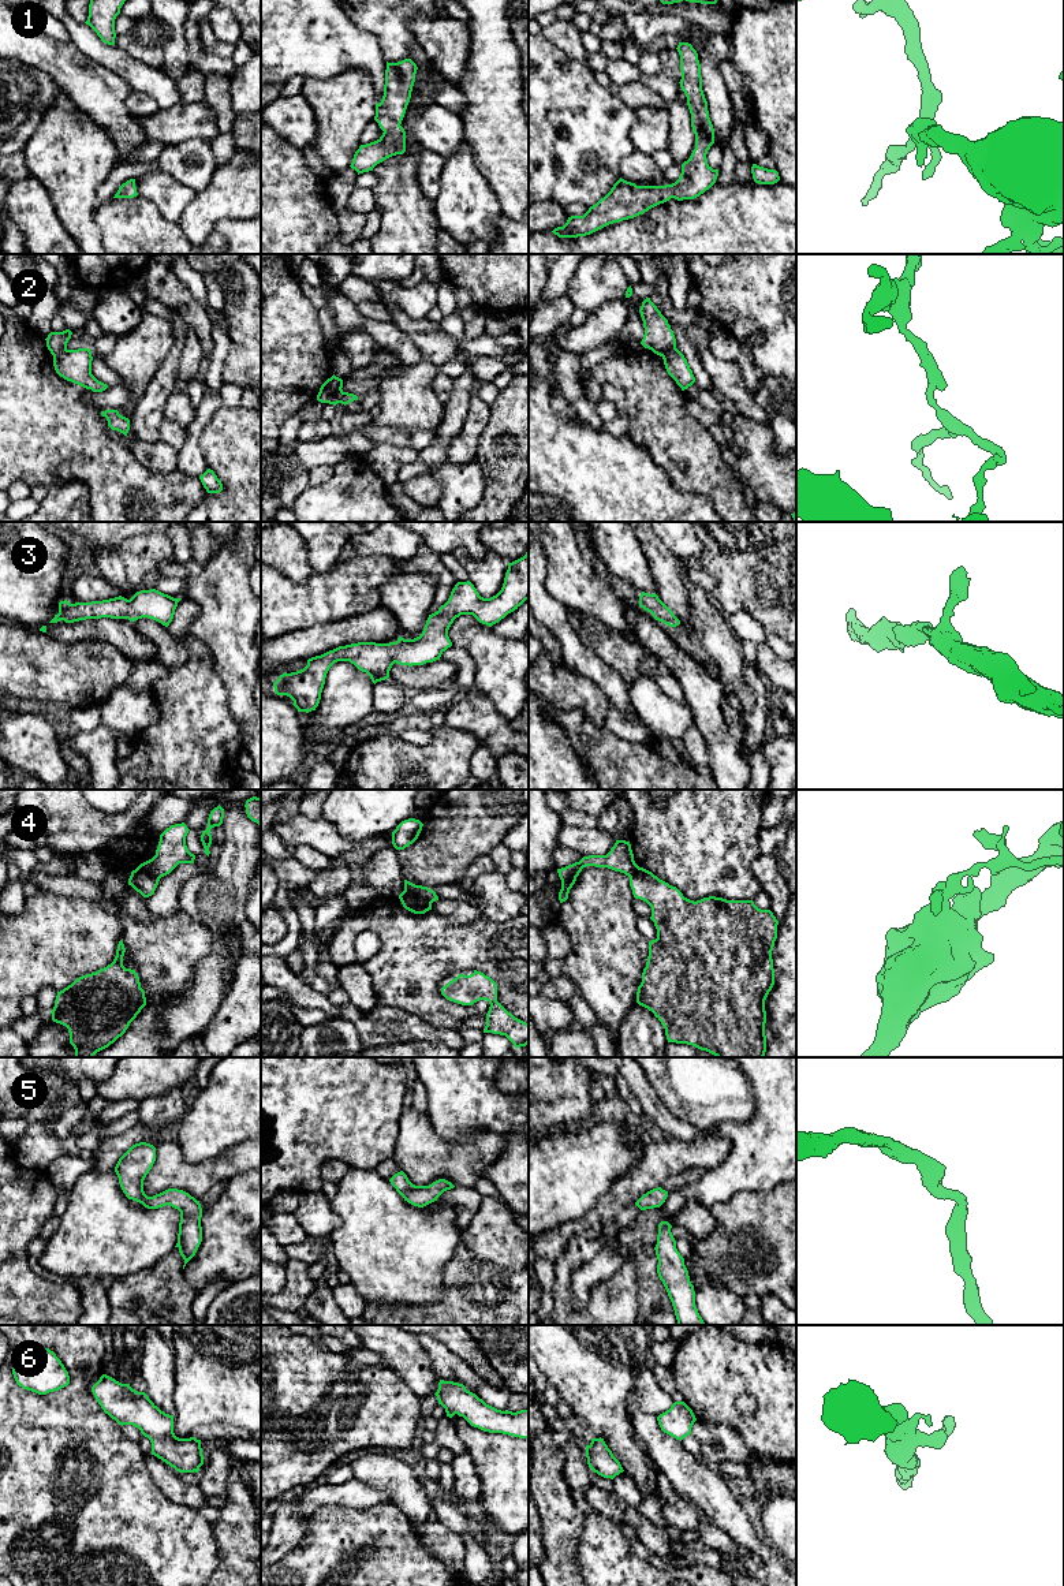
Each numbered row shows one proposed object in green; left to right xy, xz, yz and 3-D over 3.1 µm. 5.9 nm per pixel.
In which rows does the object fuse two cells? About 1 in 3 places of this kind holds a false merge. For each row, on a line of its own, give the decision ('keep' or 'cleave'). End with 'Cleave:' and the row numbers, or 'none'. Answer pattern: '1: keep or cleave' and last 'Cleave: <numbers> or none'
1: keep
2: cleave
3: keep
4: cleave
5: keep
6: keep
Cleave: 2, 4

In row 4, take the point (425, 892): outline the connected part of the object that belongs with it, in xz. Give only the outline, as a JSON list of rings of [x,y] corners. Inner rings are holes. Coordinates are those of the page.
[[[404,880],[404,892],[422,896],[432,903],[438,900],[438,896],[436,895],[433,889],[429,889],[428,887],[422,887],[422,885],[415,885],[407,880]]]

